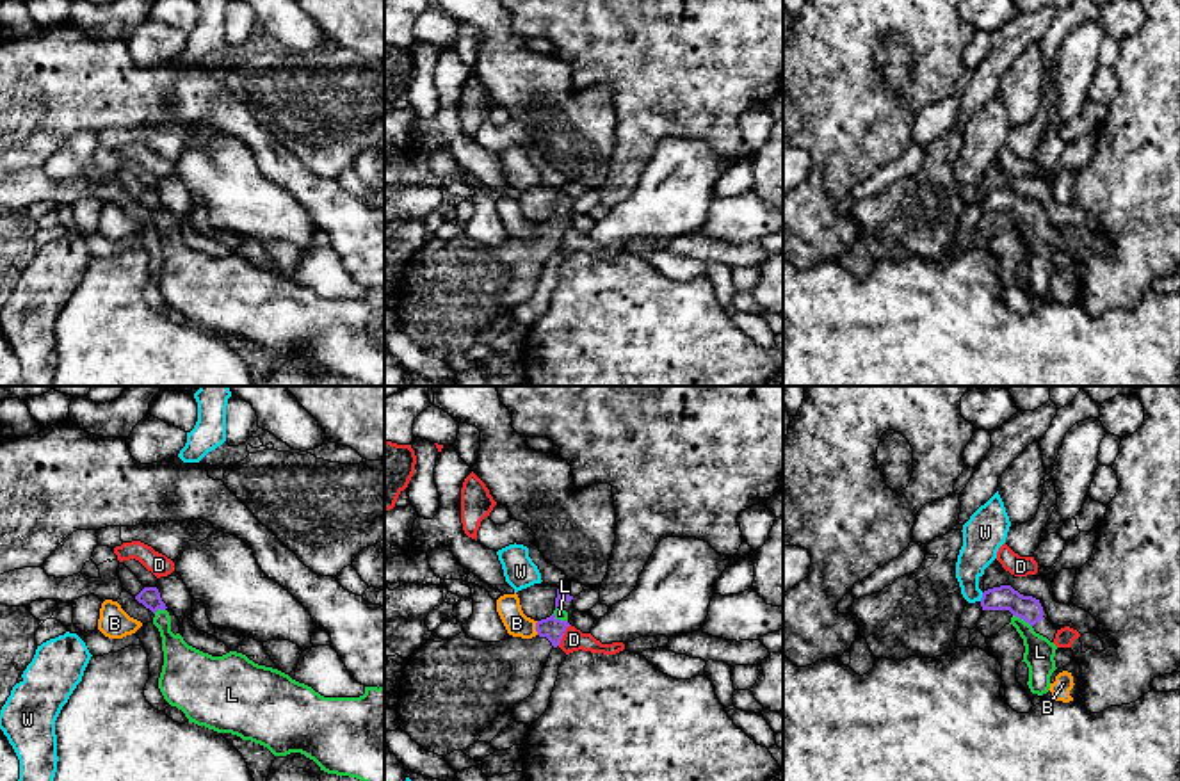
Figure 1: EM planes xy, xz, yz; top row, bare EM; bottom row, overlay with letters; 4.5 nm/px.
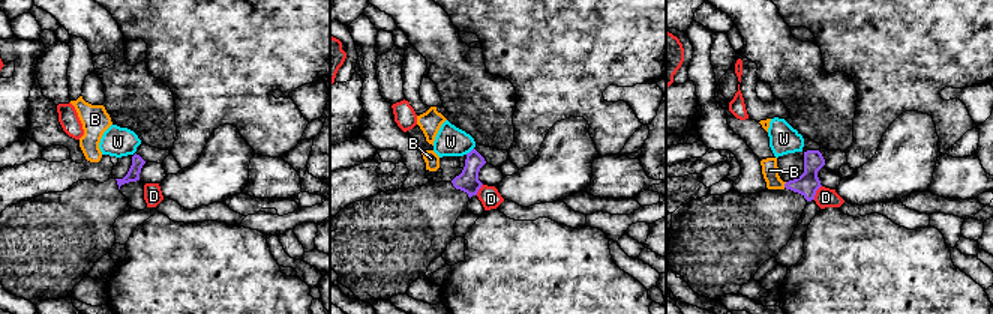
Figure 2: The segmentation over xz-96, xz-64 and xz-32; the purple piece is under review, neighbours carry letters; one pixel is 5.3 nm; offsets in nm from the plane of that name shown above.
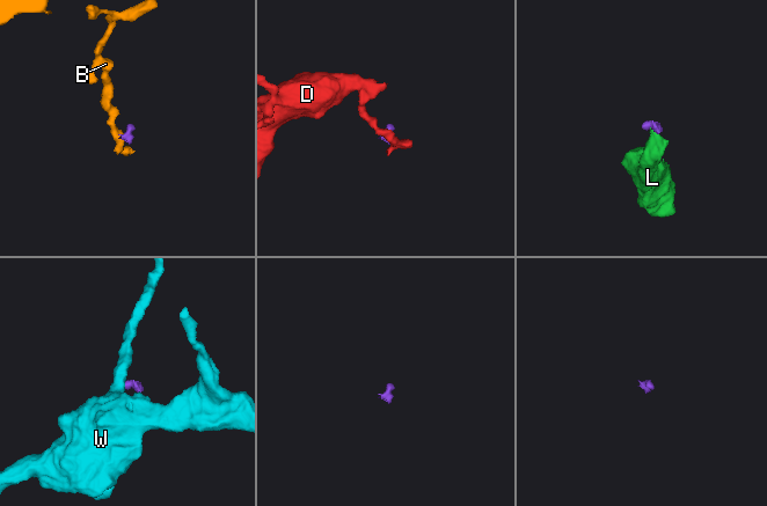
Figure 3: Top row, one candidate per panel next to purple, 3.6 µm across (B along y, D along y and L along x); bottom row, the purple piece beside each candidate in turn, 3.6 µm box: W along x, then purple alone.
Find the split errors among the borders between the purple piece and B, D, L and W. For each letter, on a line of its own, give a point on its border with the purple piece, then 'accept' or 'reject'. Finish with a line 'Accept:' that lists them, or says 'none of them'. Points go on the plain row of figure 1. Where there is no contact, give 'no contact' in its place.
B: meets purple in xz at (536, 230); reject
D: meets purple in xz at (563, 235); reject
L: meets purple in yz at (1022, 219); accept
W: meets purple in yz at (983, 198); reject
Accept: L

